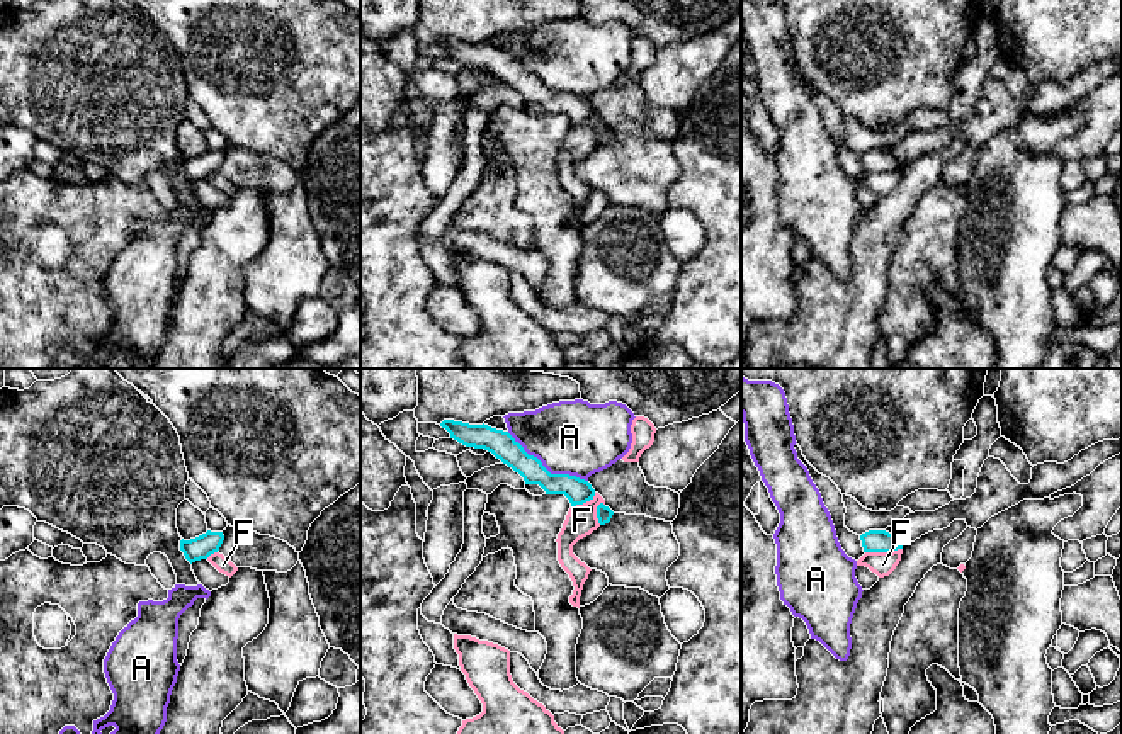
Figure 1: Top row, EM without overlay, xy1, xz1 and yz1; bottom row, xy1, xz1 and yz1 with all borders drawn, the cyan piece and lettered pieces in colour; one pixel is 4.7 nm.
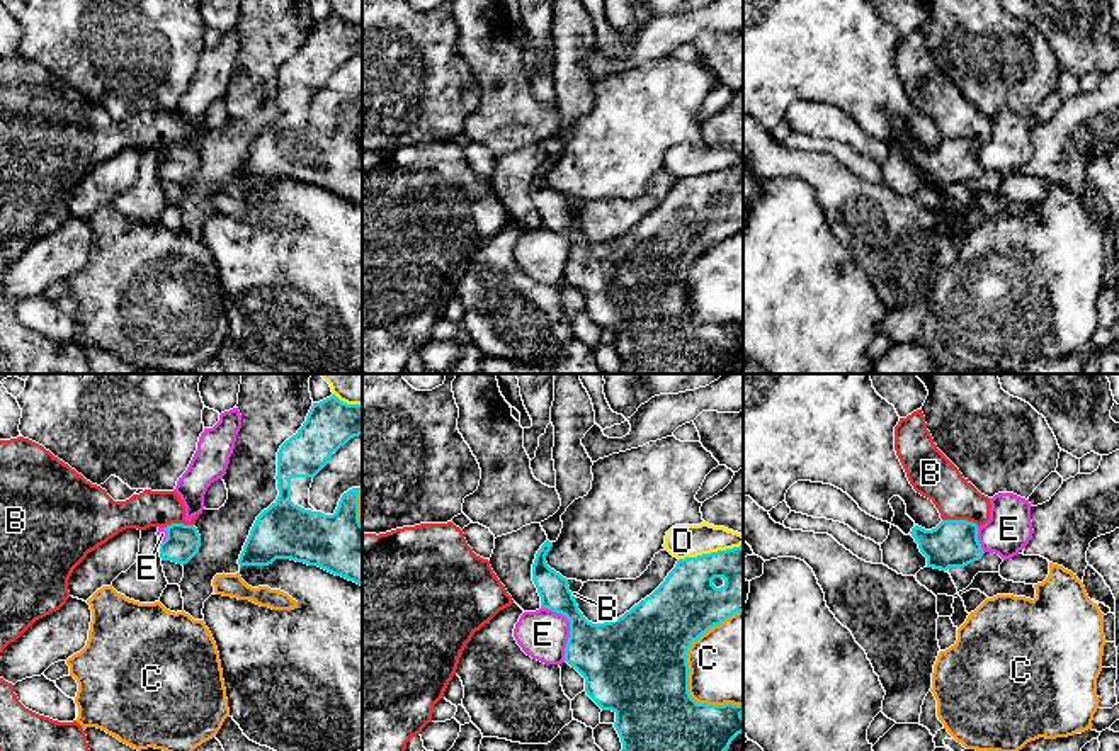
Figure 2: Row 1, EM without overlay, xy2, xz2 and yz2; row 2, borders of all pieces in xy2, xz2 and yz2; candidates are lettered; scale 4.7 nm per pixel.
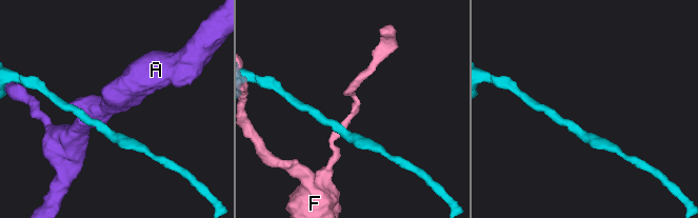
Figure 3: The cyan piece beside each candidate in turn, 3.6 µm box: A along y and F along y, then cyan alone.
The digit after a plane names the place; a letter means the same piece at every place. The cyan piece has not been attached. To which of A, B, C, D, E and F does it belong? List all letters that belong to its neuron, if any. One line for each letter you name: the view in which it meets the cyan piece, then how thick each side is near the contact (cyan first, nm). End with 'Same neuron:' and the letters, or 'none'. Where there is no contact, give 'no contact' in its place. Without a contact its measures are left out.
Same neuron: none

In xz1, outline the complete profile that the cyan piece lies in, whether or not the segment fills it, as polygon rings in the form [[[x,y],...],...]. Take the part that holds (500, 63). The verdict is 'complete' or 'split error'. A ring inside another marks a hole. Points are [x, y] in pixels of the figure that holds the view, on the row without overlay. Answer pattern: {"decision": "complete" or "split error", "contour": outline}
{"decision": "complete", "contour": [[[444,39],[440,46],[450,53],[450,58],[466,66],[491,71],[518,92],[525,104],[539,104],[546,114],[564,114],[571,126],[583,124],[595,116],[595,109],[588,100],[570,93],[551,93],[542,82],[529,75],[508,51],[491,48],[484,42],[469,44],[454,39]]]}

